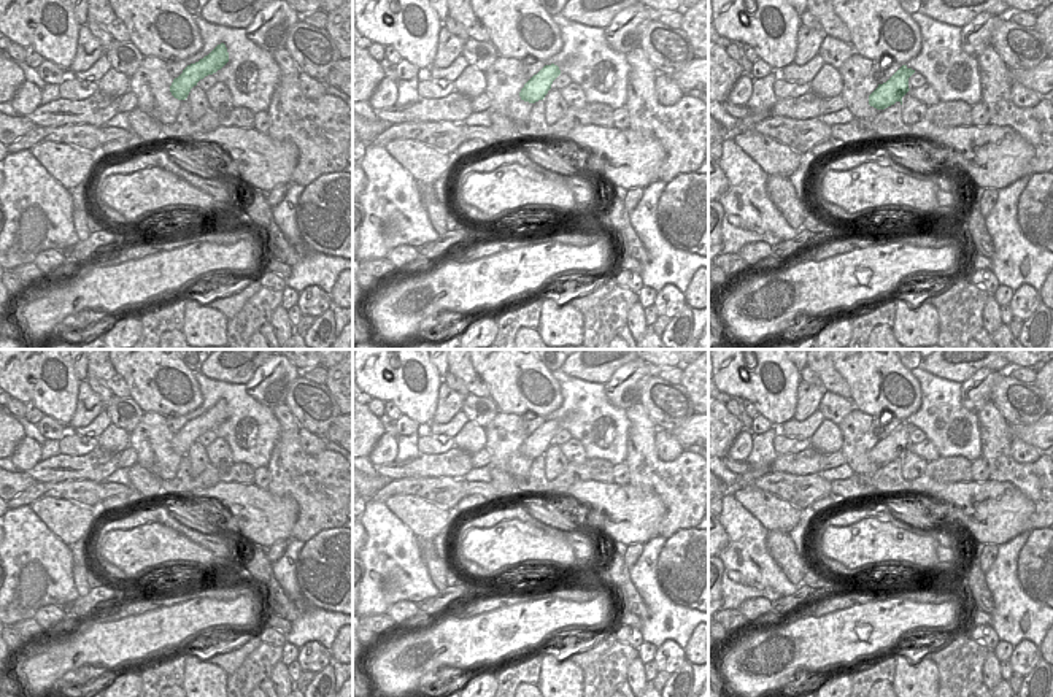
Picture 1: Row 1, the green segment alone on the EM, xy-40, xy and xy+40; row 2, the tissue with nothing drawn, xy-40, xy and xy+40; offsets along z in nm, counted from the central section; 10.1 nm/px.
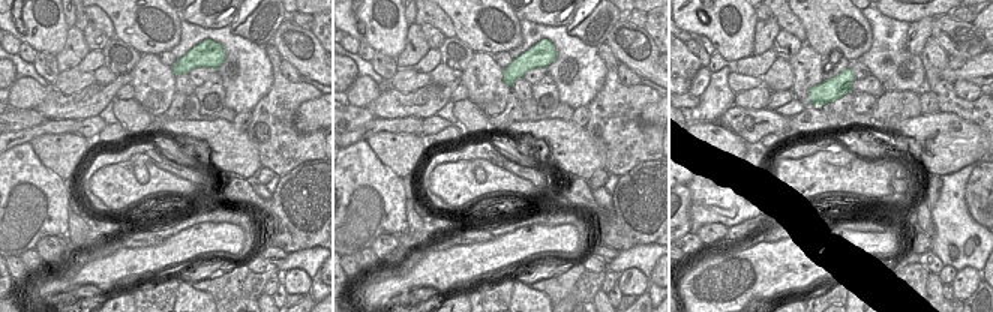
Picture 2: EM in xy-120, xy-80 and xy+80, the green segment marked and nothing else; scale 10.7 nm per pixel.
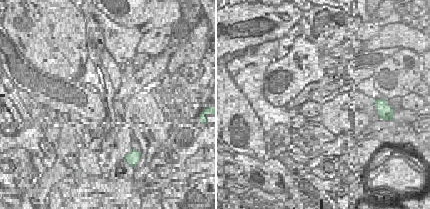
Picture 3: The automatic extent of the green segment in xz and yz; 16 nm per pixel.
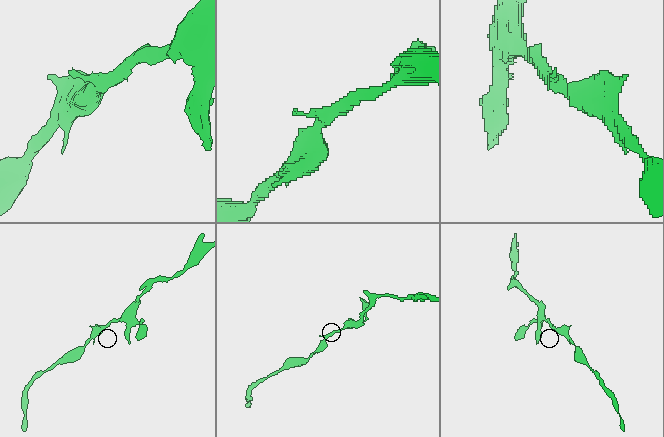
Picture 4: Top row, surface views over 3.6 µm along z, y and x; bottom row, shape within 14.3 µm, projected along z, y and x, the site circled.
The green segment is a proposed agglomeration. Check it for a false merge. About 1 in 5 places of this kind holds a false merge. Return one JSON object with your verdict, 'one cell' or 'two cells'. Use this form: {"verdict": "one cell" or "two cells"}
{"verdict": "one cell"}

